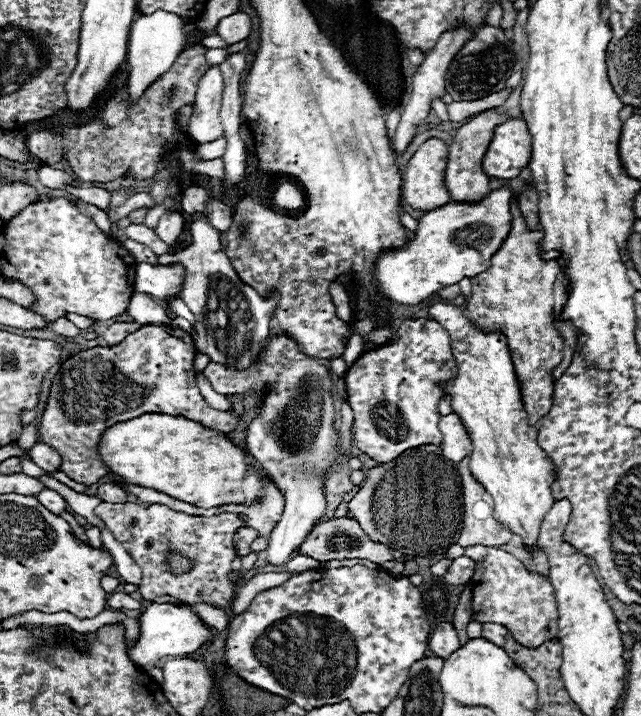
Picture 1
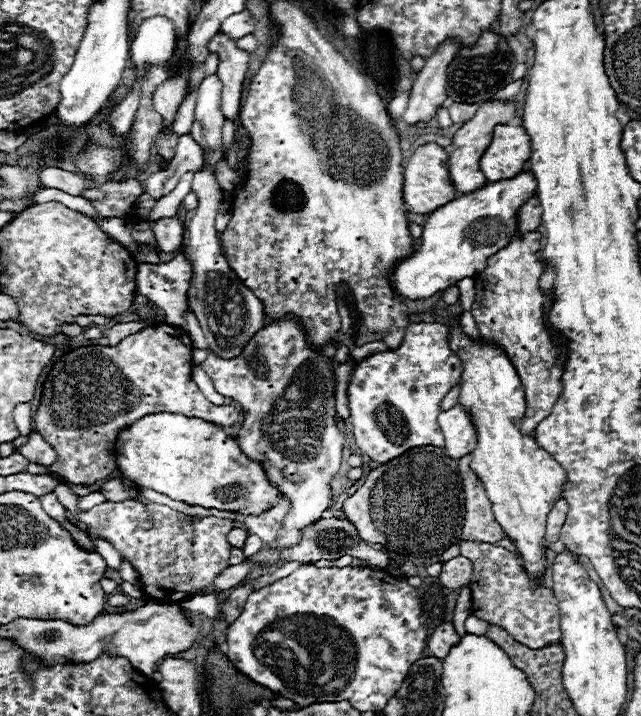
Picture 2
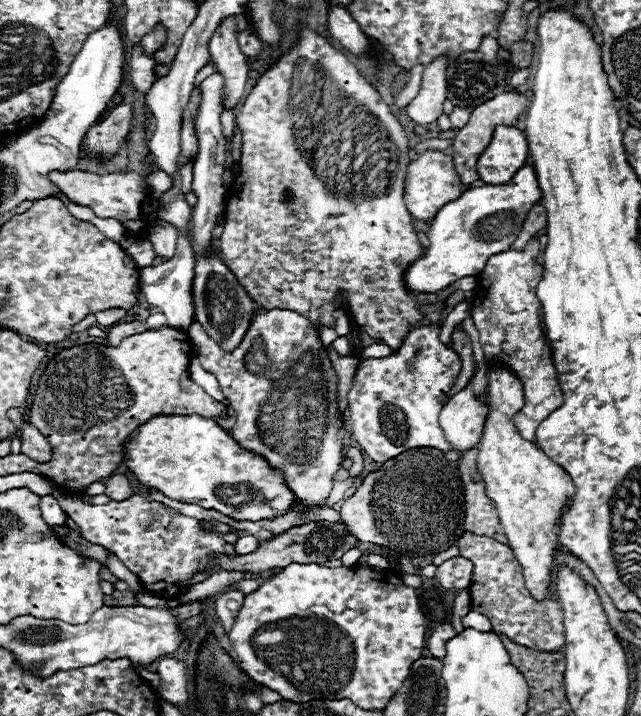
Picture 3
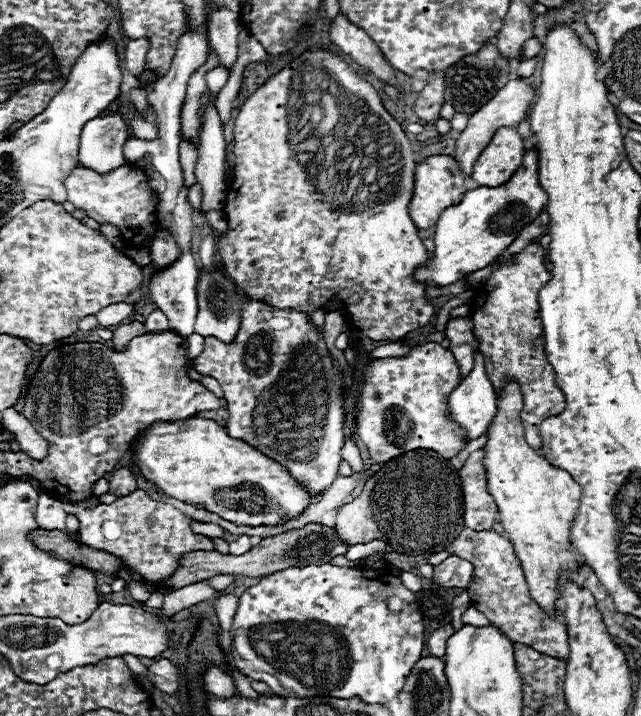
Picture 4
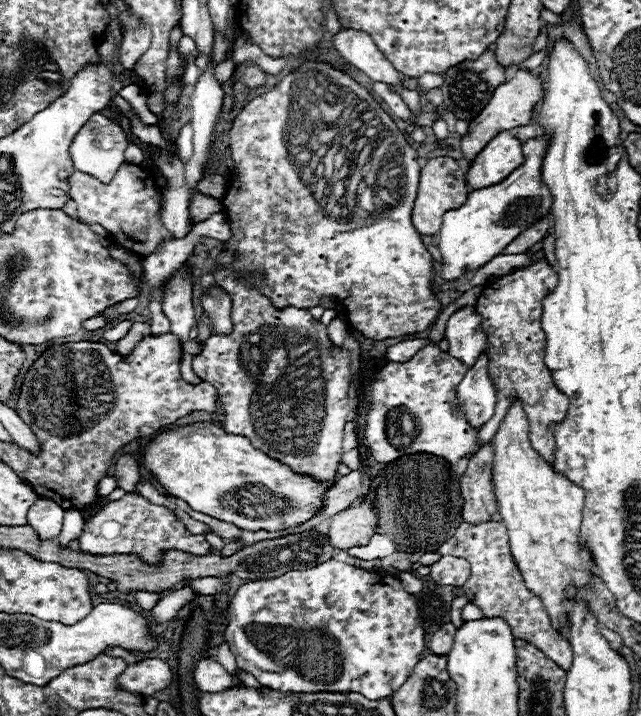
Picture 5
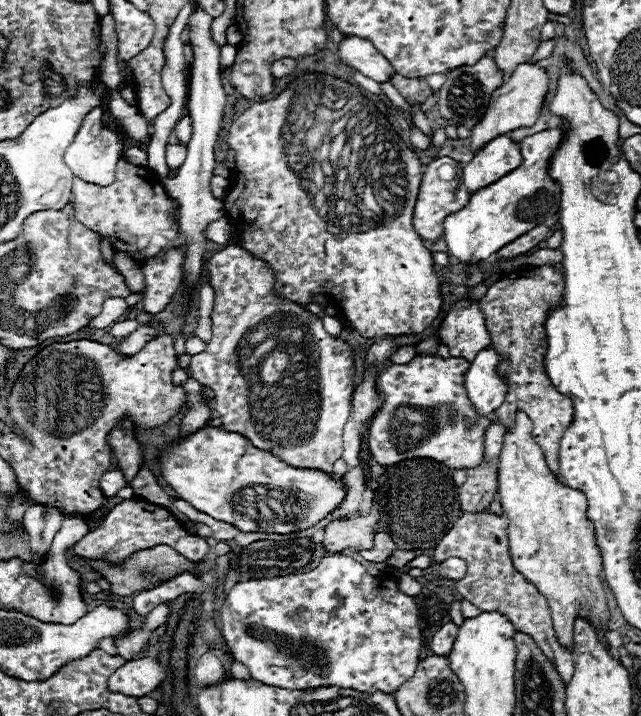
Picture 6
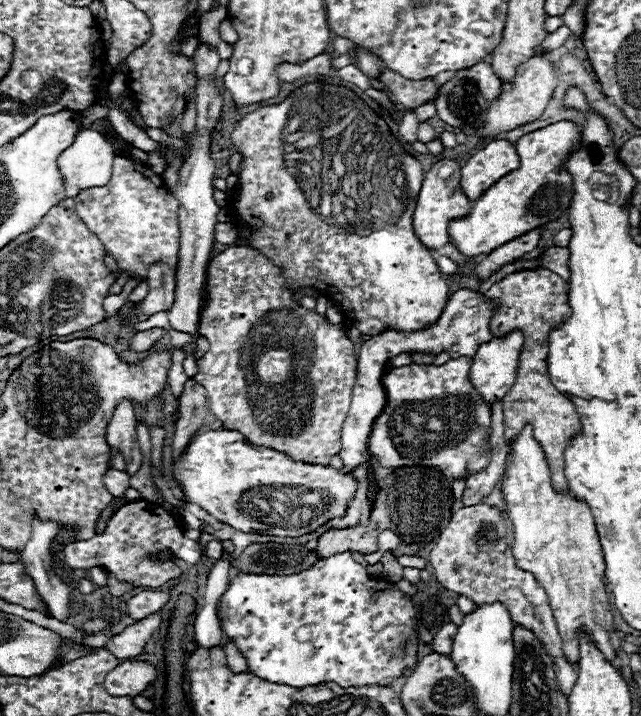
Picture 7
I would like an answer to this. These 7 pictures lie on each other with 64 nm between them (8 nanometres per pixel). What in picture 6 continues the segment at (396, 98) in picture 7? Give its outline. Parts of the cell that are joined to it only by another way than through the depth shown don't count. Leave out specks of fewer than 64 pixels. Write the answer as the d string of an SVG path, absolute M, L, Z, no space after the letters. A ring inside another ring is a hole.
M396 74L392 80L390 80L398 92L408 98L408 100L416 100L416 102L424 102L434 90L426 84L424 78L404 78L400 74Z

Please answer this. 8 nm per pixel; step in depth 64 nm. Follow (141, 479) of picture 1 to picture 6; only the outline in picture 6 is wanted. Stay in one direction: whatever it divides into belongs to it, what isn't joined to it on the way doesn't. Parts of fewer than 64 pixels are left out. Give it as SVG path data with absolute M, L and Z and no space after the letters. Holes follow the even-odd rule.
M204 426L184 438L176 438L162 450L158 462L166 484L178 498L242 532L288 534L306 530L344 498L338 478L318 470L292 468L270 452L254 448L242 434L214 426Z

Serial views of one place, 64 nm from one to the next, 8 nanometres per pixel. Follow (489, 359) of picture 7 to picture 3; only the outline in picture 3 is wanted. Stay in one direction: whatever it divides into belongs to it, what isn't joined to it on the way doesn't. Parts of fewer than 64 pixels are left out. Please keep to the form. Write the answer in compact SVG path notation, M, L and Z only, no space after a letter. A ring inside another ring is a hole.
M474 326L468 328L466 332L468 332L468 336L472 340L472 350L474 350L474 360L478 364L478 374L470 380L470 384L462 392L458 392L448 404L444 404L444 408L440 412L440 418L438 418L440 420L440 426L442 426L444 434L446 434L446 440L450 442L452 450L458 452L458 454L462 454L462 452L466 452L470 448L476 448L476 444L482 438L482 426L484 426L484 418L486 418L486 412L488 412L486 406L482 406L480 402L474 400L474 394L478 394L478 392L482 392L486 388L486 374L484 374L484 368L482 368L484 352L482 352L482 346L476 344L476 336L474 336L476 330L474 330Z

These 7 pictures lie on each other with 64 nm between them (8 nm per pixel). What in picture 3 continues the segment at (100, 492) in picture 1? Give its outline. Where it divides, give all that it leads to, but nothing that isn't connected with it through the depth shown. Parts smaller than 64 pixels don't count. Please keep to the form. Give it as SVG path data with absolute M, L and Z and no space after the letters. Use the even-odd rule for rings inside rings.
M116 474L116 476L110 476L106 480L106 490L104 490L106 496L110 496L110 500L126 500L132 496L132 486L130 486L130 480L124 476L124 474Z

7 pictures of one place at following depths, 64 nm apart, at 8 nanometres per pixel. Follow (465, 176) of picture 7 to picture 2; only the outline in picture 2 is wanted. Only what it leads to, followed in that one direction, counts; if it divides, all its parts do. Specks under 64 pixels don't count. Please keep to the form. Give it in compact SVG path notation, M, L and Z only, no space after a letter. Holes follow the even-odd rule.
M498 124L494 138L480 158L480 170L490 182L518 176L530 160L530 136L522 126Z

